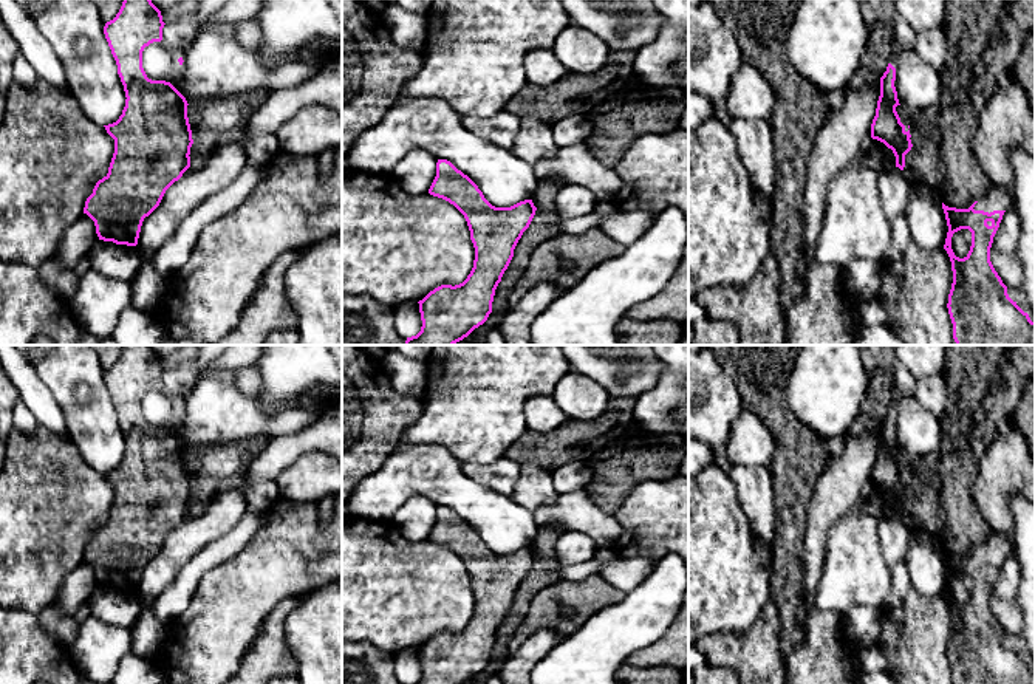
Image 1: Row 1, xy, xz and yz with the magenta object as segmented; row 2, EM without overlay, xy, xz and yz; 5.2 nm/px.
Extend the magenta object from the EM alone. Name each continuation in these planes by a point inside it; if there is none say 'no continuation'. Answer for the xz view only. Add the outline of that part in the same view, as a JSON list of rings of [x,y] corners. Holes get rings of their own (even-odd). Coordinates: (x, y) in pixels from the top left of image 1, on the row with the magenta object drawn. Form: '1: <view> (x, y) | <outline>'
no continuation

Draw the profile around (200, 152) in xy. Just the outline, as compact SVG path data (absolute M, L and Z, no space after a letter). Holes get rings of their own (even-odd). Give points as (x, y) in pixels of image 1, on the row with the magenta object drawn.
M252 90L223 99L187 105L193 144L190 167L198 167L210 153L227 142L244 138L251 116L269 96L268 90Z

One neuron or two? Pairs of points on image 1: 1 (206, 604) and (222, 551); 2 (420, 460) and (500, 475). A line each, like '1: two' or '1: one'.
1: two
2: two

